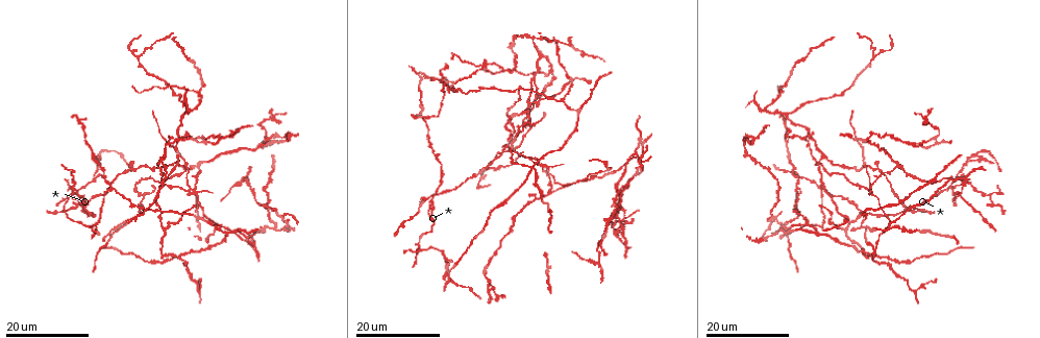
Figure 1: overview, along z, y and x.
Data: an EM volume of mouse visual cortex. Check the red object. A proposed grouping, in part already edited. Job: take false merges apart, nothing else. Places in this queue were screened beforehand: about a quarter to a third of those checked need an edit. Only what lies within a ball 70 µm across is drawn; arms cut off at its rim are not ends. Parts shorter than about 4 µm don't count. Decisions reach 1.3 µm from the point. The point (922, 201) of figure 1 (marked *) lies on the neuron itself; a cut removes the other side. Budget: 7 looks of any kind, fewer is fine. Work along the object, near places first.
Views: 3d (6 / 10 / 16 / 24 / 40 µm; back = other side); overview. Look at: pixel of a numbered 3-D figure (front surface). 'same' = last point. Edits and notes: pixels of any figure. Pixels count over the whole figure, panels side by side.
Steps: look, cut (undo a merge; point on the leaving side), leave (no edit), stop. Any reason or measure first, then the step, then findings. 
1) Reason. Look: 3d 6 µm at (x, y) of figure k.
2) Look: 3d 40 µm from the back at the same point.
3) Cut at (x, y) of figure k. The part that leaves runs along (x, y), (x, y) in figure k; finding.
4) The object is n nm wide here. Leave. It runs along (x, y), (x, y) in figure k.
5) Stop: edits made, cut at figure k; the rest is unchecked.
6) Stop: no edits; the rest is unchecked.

Arms part here. Look: 3d 16 µm at (144, 197) of figure 1.

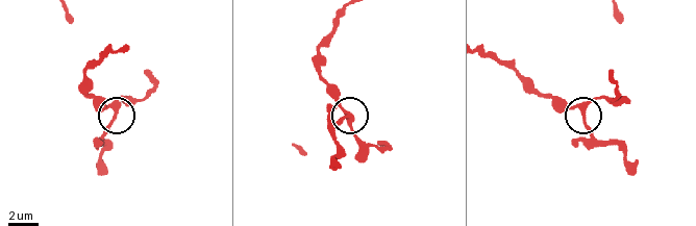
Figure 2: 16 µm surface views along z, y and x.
Look: 3d 6 µm at (348, 114) of figure 2.

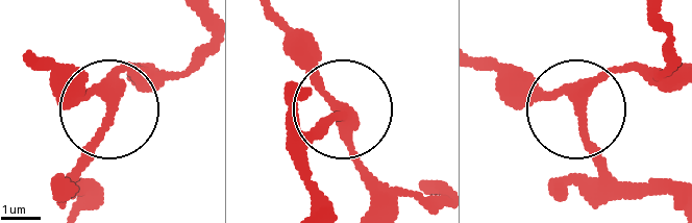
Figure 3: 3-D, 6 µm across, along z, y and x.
Leave. Continuous, no second neuron.

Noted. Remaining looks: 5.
Two arms in line, one across. Look: 3d 24 µm at (180, 258) of figure 1.

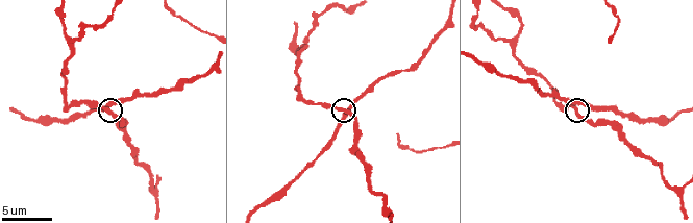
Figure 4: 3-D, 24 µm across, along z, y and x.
Closer look. Look: 3d 6 µm at (343, 109) of figure 4.

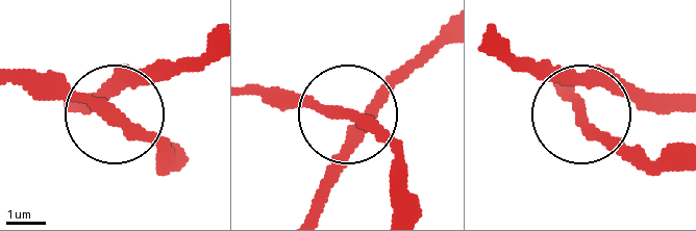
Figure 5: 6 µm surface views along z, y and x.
The object is 240 nm wide here. Leave. It runs along (496, 47), (575, 77), (589, 120), (642, 162) in figure 5; all the same neuron.

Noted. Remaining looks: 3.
Thin arm on a thick one. Look: 3d 24 µm at (193, 191) of figure 1.

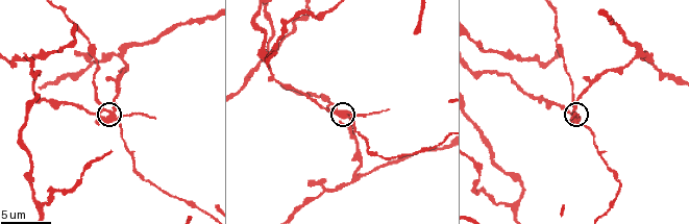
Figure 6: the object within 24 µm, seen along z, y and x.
Look: 3d 10 µm at (347, 110) of figure 6.

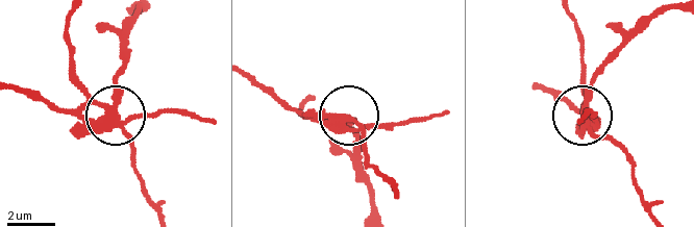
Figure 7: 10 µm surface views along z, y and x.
The side arm is 33 µm long. Cut at (128, 139) of figure 7. The part that leaves runs along (588, 120), (630, 161), (646, 209) in figure 7; a second neuron is stuck on.

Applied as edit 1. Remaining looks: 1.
Two arms in line, one across. Look: 3d 6 µm at (72, 28) of figure 6.

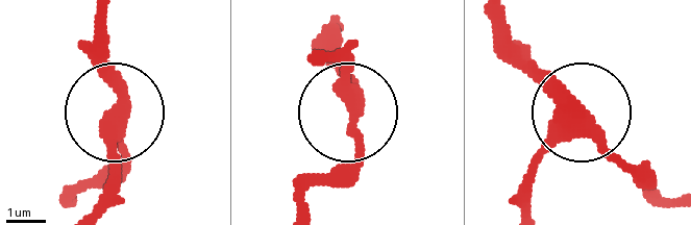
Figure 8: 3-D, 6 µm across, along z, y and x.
The side arm is 52 µm long. Leave. It runs along (318, 64), (331, 57), (345, 67), (355, 173) in figure 8; one neuron here.

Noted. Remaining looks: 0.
Stop: edits made, cut at figure 7; the rest is unchecked.

